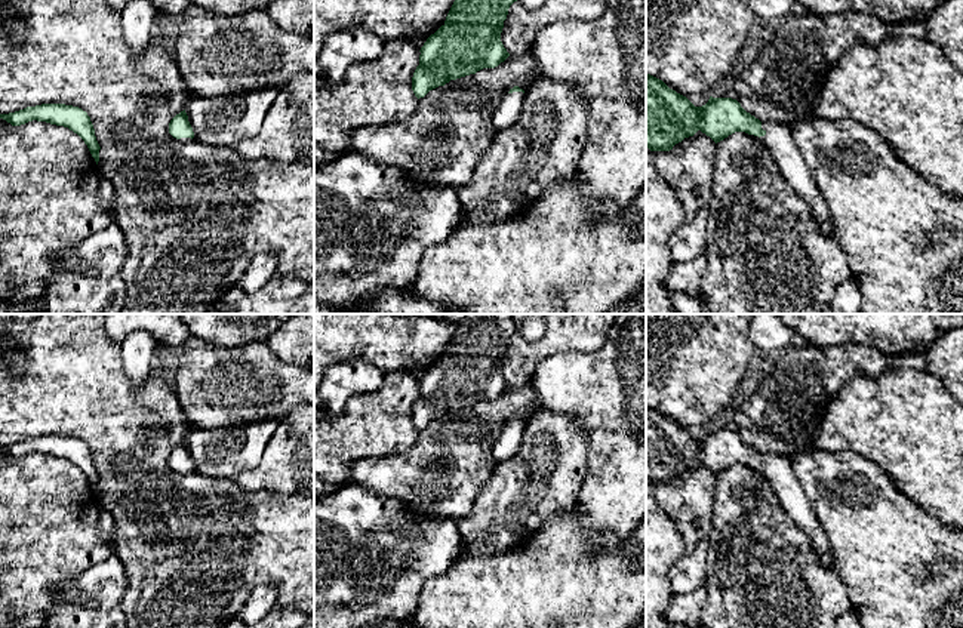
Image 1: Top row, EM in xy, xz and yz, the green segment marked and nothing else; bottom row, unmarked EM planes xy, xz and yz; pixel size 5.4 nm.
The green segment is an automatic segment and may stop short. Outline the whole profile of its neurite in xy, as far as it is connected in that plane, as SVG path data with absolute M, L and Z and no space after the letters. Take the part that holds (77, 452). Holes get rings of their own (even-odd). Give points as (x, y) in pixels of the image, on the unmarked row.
M41 435L27 438L15 444L0 446L0 450L6 452L12 458L21 458L37 452L68 459L84 472L96 496L99 493L101 478L96 472L93 456L87 444L79 438L65 435Z

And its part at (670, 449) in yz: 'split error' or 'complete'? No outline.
split error

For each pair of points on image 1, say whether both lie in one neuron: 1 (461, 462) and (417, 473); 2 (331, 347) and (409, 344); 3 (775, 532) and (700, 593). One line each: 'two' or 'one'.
1: one
2: one
3: two

